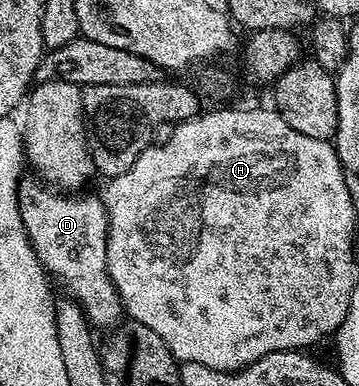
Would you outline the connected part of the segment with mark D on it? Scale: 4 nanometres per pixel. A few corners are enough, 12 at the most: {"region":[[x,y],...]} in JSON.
{"region":[[22,176],[19,215],[46,274],[94,330],[123,306],[100,196]]}

